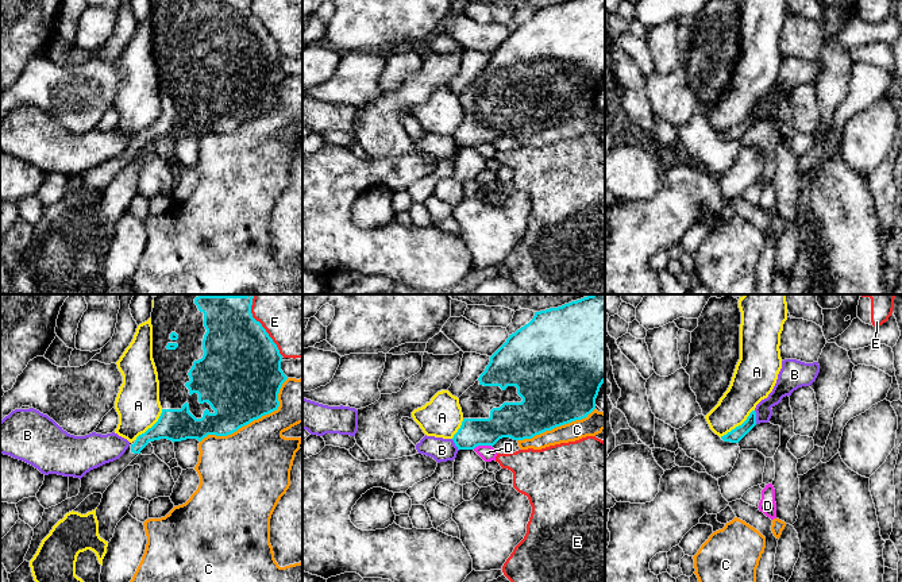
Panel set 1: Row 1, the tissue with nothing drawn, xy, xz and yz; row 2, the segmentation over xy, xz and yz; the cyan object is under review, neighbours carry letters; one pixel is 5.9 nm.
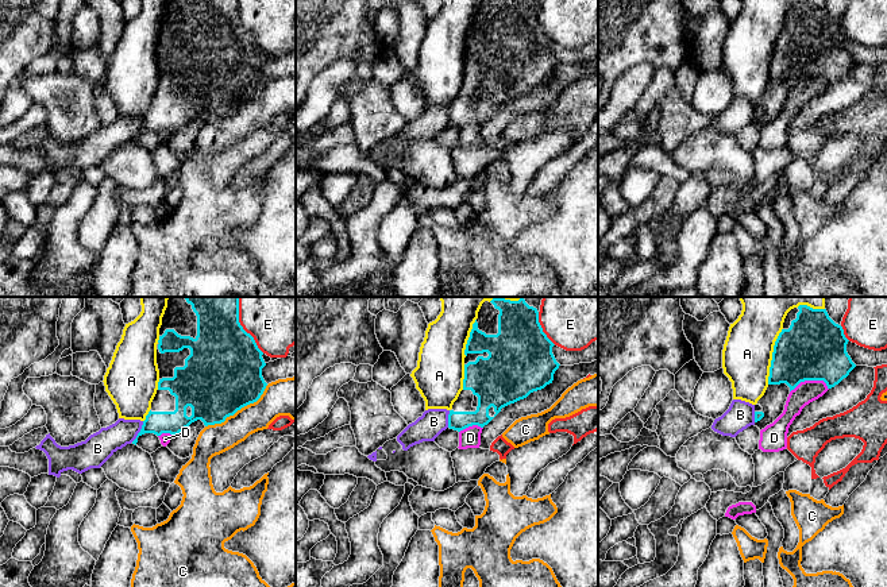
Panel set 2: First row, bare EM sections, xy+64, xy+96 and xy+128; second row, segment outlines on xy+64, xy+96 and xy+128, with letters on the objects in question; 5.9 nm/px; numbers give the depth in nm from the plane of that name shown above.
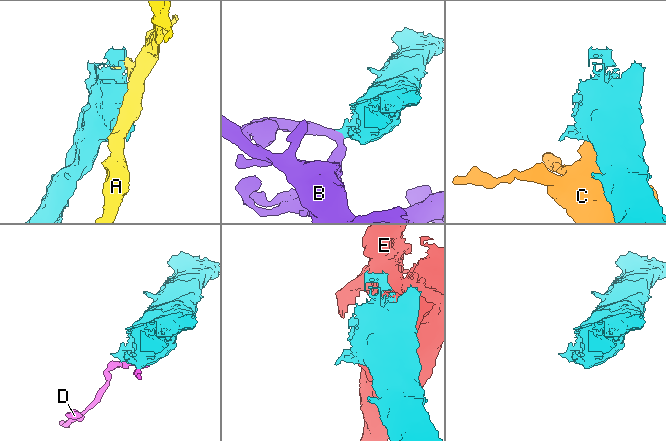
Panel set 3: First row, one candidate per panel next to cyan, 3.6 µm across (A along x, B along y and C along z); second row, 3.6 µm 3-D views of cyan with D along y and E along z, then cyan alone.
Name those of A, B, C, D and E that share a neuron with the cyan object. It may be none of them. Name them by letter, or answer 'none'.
none

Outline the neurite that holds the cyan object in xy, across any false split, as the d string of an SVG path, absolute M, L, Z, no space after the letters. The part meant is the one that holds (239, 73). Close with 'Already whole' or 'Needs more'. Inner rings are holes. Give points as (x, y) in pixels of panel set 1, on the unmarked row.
M154 0L151 9L153 57L158 70L162 104L158 119L130 140L119 157L86 170L81 176L80 190L76 194L45 207L41 220L32 227L34 234L24 258L30 259L34 255L42 238L66 211L74 208L88 193L103 192L149 140L159 136L167 136L173 140L186 136L201 139L208 132L227 134L278 107L278 90L288 77L281 68L282 53L262 22L253 15L251 3L253 0Z. Needs more

